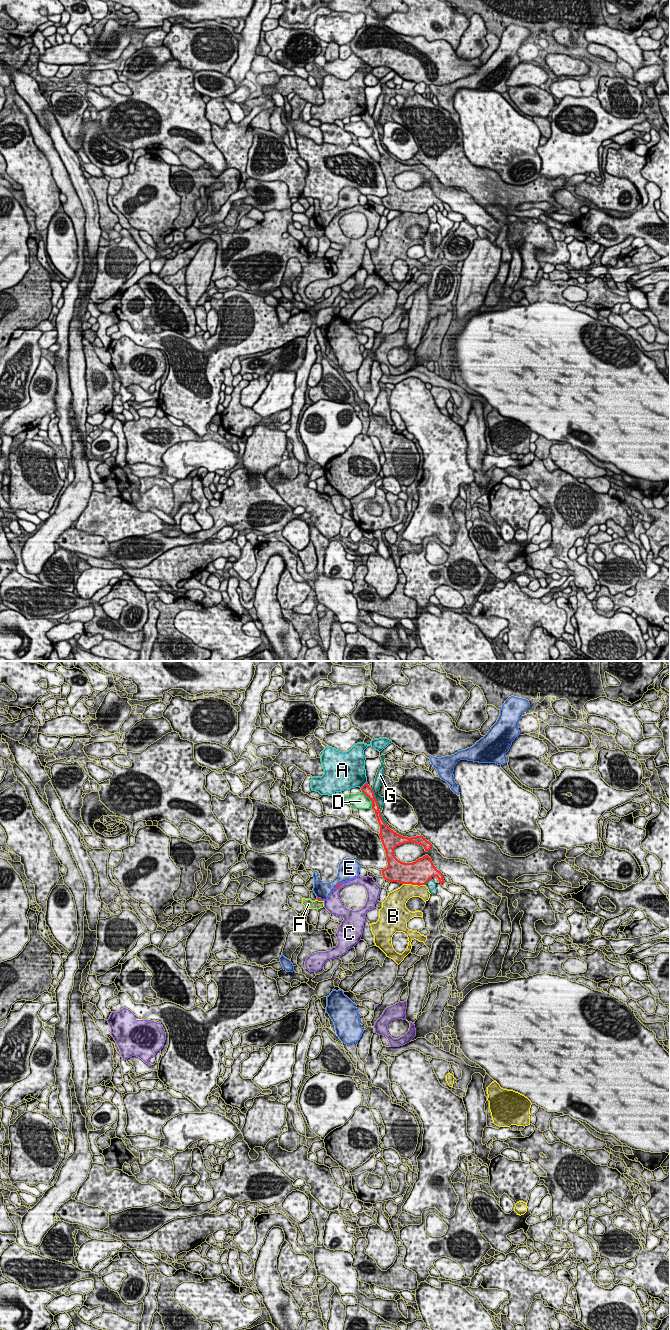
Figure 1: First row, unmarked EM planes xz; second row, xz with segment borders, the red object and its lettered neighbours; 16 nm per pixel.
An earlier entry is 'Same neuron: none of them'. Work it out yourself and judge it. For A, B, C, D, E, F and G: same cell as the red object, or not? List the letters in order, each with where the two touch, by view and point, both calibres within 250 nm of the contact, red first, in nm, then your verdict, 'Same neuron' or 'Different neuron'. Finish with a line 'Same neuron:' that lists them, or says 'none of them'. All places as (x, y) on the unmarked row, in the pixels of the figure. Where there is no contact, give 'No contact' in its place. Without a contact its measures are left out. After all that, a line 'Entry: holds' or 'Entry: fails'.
A: Touches red at xz (364, 112). Thickness 140 nm (red) against 420 nm. Different neuron
B: Touches red at xz (414, 212). Thickness 380 nm (red) against 240 nm. Different neuron
C: Touches red at xz (338, 214). Thickness 50 nm (red) against 200 nm. Different neuron
D: Touches red at xz (369, 126). Thickness 140 nm (red) against 260 nm. Different neuron
E: Touches red at xz (320, 226). Thickness 60 nm (red) against 260 nm. Different neuron
F: Touches red at xz (319, 228). Thickness 60 nm (red) against 160 nm. Different neuron
G: Touches red at xz (374, 125). Thickness 140 nm (red) against 130 nm. Different neuron
Same neuron: none of them
Entry: holds

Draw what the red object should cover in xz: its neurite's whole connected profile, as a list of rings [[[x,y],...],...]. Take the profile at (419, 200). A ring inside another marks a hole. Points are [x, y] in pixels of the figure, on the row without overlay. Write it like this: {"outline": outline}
{"outline": [[[366,110],[361,115],[362,120],[372,129],[372,137],[375,139],[378,151],[380,153],[380,166],[384,174],[388,194],[381,198],[383,206],[389,210],[398,210],[400,212],[425,213],[433,205],[437,205],[439,211],[445,211],[443,202],[436,197],[431,186],[428,183],[419,186],[412,191],[399,189],[394,183],[394,177],[405,171],[415,171],[424,175],[428,180],[433,174],[423,164],[403,165],[389,156],[384,150],[379,138],[378,130],[375,126],[372,116]]]}

